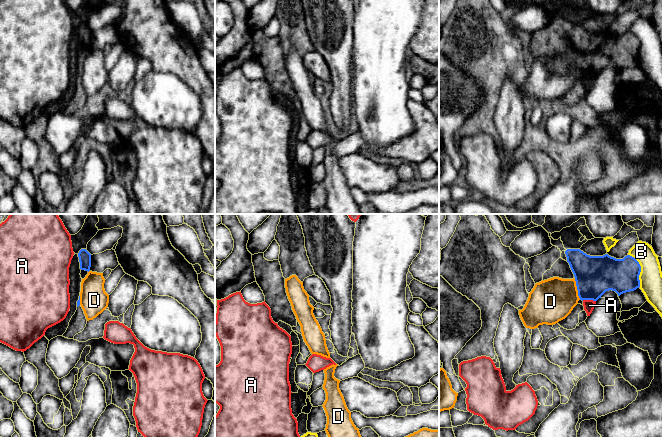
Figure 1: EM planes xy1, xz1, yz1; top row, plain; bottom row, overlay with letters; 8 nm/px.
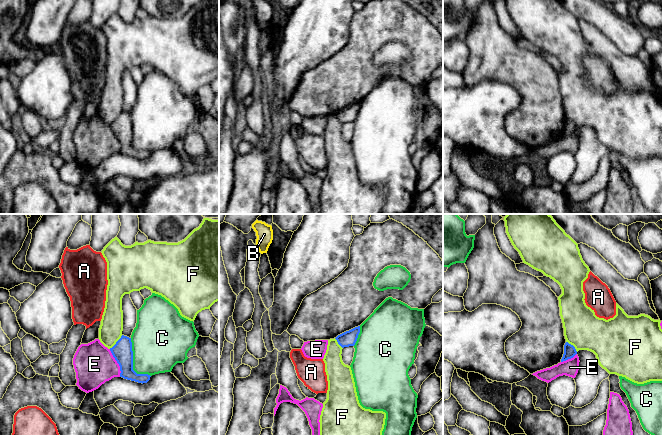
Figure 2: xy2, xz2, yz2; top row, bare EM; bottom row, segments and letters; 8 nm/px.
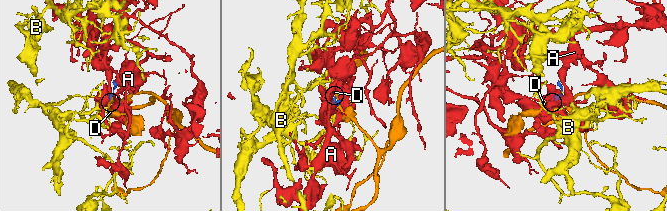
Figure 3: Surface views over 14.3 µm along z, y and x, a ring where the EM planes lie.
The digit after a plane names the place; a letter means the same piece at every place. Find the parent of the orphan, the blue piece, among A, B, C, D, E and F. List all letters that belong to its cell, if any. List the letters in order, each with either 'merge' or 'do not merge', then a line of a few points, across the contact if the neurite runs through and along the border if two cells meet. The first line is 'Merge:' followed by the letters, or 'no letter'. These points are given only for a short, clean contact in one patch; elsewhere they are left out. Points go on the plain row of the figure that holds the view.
Merge: no letter
A: do not merge
B: do not merge
C: do not merge
D: do not merge; line yz1 (574, 55), (577, 71), (580, 75)
E: do not merge
F: do not merge; line xy2 (122, 111), (109, 124)

